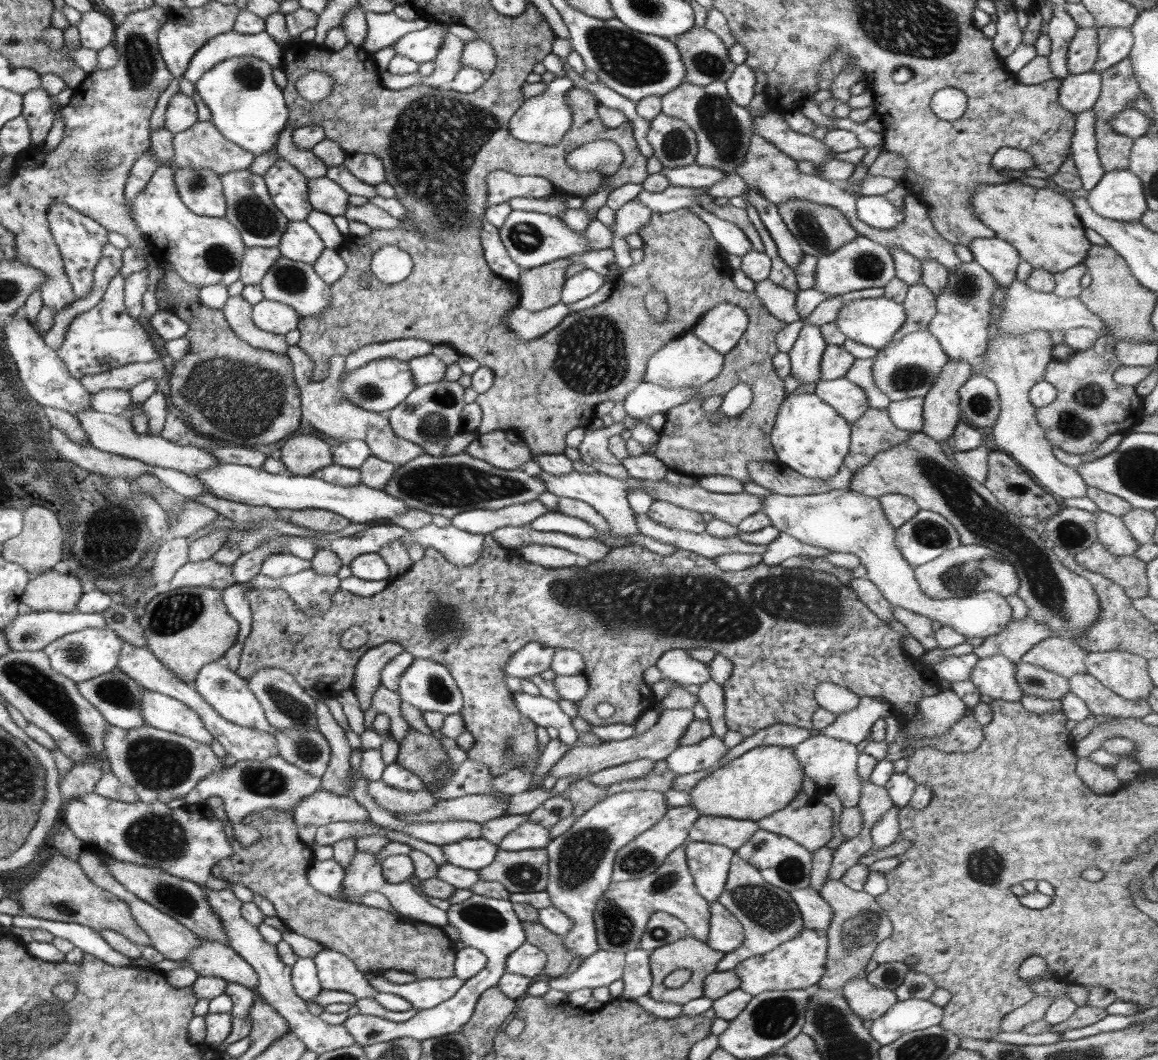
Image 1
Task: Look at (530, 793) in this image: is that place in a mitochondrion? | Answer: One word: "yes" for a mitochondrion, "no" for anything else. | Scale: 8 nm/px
no

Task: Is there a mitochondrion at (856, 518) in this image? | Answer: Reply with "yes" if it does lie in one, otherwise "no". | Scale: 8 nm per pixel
no

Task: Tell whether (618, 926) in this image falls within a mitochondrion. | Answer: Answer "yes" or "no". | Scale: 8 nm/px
yes

